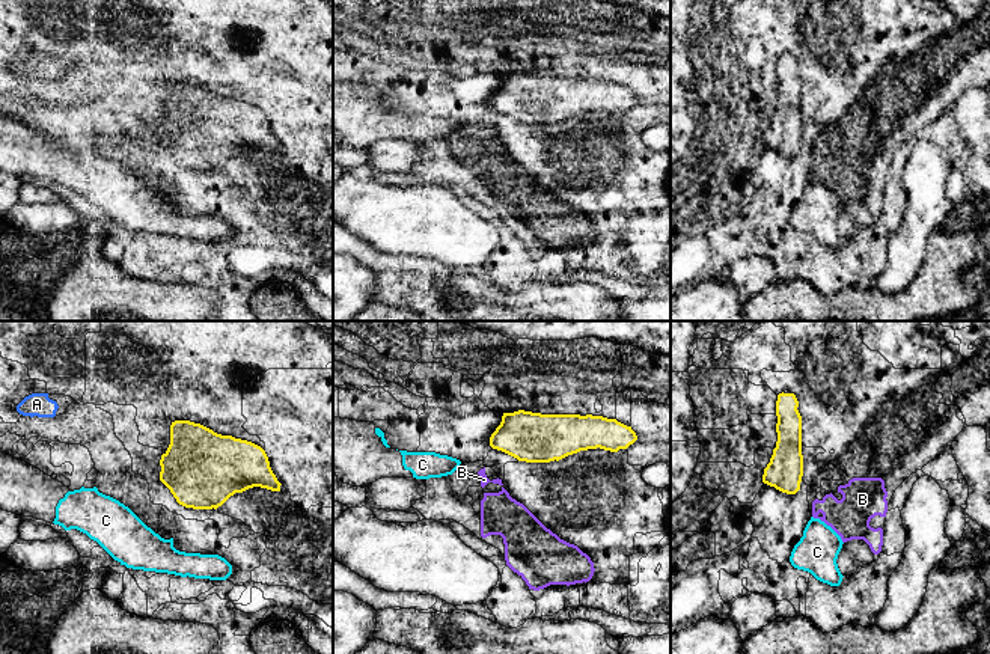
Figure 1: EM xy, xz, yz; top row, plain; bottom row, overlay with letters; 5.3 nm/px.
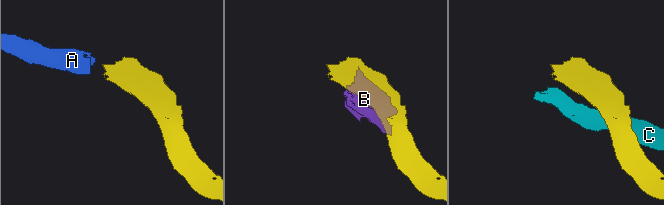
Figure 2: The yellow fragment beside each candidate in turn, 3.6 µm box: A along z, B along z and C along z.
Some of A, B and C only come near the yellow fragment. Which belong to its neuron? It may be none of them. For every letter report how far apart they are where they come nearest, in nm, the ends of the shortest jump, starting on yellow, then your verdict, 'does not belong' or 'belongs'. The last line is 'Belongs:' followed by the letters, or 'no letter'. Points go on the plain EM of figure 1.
A: 600 nm apart; from yellow across xy (171, 88), (58, 70); belongs
B: 100 nm apart; from yellow across yz (799, 151), (812, 165); does not belong
C: 160 nm apart; from yellow across yz (794, 155), (811, 180); does not belong
Belongs: A

